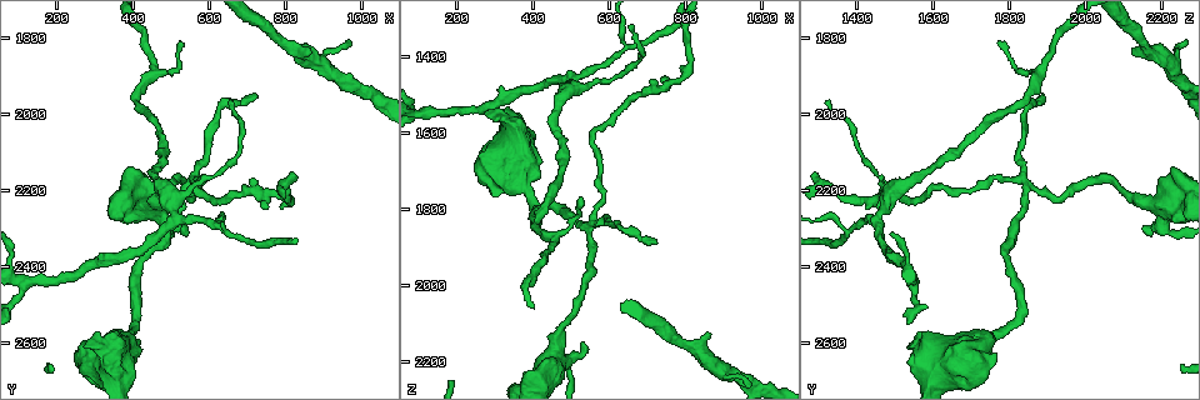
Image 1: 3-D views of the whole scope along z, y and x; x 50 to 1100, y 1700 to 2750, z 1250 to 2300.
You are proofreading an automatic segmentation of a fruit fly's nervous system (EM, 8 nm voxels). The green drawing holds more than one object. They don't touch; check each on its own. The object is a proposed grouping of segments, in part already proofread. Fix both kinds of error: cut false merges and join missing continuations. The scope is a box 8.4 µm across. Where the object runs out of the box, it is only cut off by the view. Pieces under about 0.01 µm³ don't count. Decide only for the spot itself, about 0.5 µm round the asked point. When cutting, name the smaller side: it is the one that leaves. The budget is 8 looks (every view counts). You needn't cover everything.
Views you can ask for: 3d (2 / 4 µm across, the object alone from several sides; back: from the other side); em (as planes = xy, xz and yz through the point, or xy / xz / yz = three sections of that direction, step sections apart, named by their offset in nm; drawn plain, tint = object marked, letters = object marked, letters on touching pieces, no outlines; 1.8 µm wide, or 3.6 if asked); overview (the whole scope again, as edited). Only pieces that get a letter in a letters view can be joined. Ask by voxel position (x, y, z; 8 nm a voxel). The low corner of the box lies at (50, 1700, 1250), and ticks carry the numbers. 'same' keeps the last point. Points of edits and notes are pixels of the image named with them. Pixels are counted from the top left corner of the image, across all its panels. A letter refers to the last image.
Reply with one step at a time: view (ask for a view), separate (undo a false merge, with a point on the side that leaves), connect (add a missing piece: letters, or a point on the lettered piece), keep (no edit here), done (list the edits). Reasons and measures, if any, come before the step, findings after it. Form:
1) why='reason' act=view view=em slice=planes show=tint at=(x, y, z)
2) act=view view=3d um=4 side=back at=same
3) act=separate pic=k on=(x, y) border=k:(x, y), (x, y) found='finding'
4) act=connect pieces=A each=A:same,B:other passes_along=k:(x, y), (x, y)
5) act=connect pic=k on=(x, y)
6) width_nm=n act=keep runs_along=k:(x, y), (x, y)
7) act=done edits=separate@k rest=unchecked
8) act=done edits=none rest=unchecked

why='four-way junction' act=view view=em slice=planes show=letters at=(500, 2215, 1485)

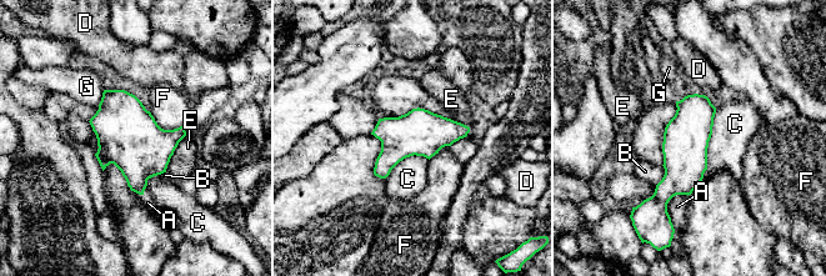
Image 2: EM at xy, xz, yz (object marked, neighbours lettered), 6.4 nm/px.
width_nm=300 act=keep each=A:other,B:other,C:other,D:other,E:other,F:other,G:other border=2:(716, 110), (707, 169), (701, 179) found='all the same neuron'

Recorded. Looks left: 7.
why='four arms meet' act=view view=em slice=yz step=16 show=tint at=(530, 2200, 1835)

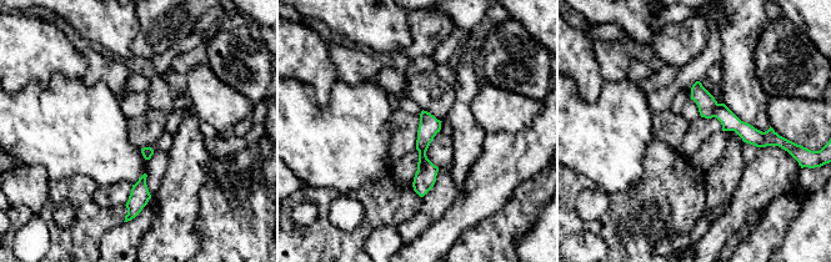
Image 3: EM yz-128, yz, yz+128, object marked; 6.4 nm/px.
why='another direction' act=view view=em slice=xy step=8 show=tint at=same

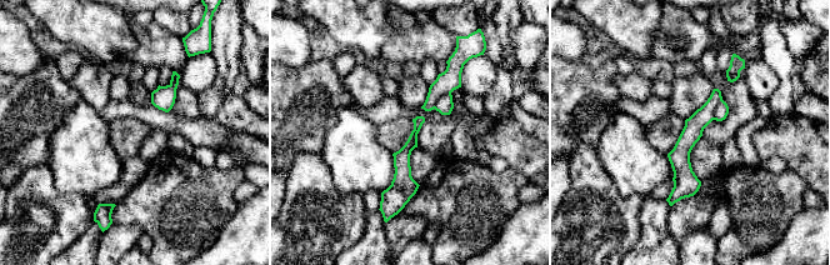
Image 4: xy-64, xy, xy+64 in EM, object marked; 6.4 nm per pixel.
act=view view=em slice=xy step=8 show=letters at=same

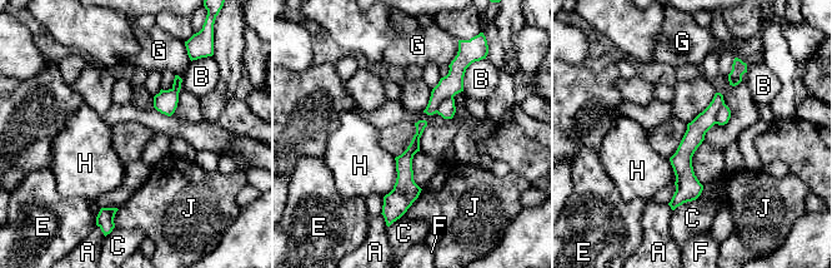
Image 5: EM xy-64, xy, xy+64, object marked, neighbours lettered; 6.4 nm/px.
act=separate pic=5 on=(446, 109) each=A:other,B:other,C:other,E:other,F:other,G:other,H:other,J:other border=5:(452, 95), (447, 97), (436, 112) found='a second neuron is stuck on'

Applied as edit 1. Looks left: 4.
why='see it whole again' act=view view=overview

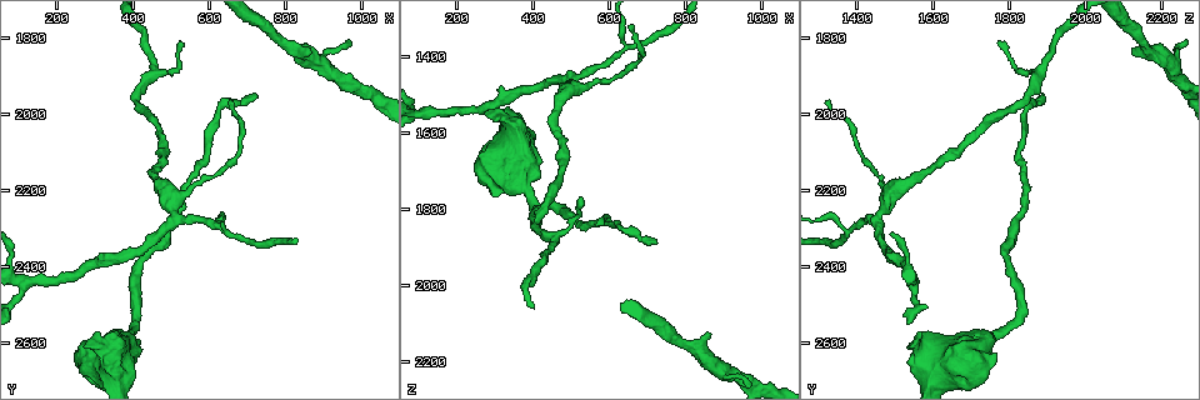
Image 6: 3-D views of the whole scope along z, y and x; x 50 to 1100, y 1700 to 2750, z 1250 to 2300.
why='thick end' act=view view=em slice=planes show=letters at=(295, 2640, 1765)

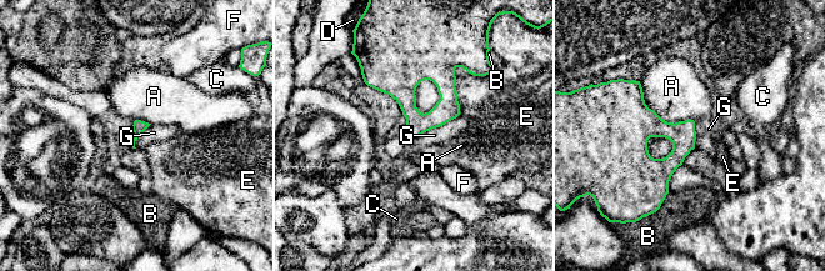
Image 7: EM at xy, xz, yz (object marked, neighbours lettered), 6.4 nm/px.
act=keep each=A:other,B:other,C:other,D:other,E:other,F:other,G:other border=7:(458, 115), (415, 137) found='no lettered piece goes on from it'

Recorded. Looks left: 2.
act=done edits=separate@5 rest=unchecked

